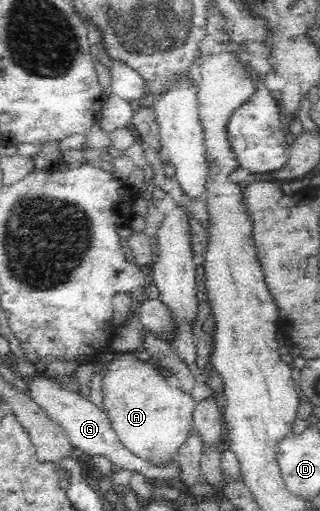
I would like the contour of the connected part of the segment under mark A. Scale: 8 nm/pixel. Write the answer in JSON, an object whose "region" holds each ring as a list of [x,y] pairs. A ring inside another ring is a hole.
{"region":[[[131,354],[115,357],[102,372],[103,407],[121,443],[137,456],[154,462],[176,457],[177,448],[192,427],[192,411],[197,403],[181,389],[171,387],[152,364]]]}

